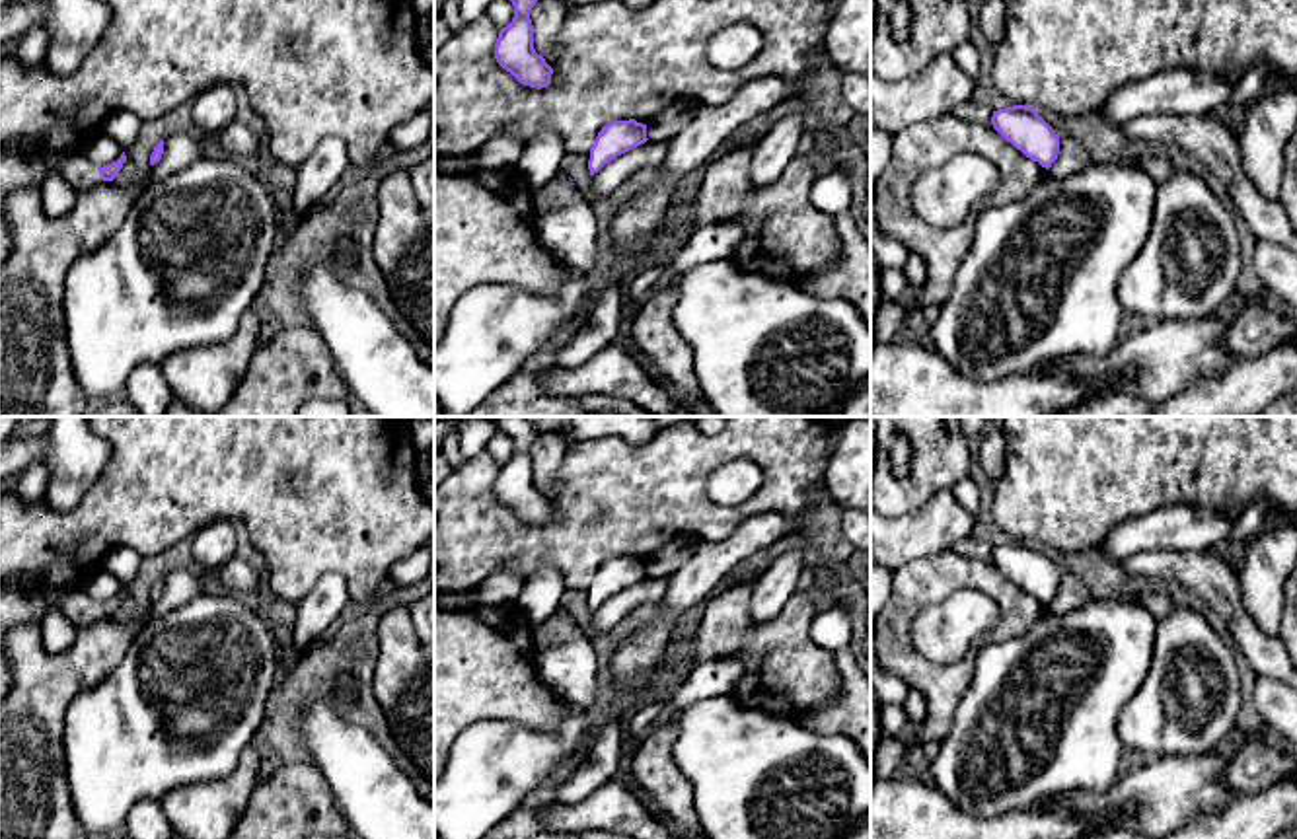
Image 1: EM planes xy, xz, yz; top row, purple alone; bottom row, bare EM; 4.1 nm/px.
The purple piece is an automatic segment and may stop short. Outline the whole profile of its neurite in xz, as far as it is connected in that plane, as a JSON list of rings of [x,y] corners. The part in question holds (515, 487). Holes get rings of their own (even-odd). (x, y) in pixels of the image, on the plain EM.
[[[495,417],[499,430],[514,442],[512,457],[499,467],[495,479],[497,498],[510,508],[520,520],[530,524],[547,524],[553,504],[534,485],[534,461],[530,448],[539,436],[526,417]]]

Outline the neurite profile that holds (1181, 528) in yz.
[[[1186,504],[1120,522],[1096,553],[1122,563],[1139,551],[1223,551],[1235,518]]]

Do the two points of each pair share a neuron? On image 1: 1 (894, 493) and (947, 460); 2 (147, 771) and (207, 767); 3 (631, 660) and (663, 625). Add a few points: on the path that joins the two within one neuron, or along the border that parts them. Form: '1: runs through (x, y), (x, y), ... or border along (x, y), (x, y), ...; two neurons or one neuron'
1: runs through (908, 493), (933, 470); one neuron
2: runs through (162, 767), (191, 767); one neuron
3: runs through (639, 653), (657, 633); one neuron

